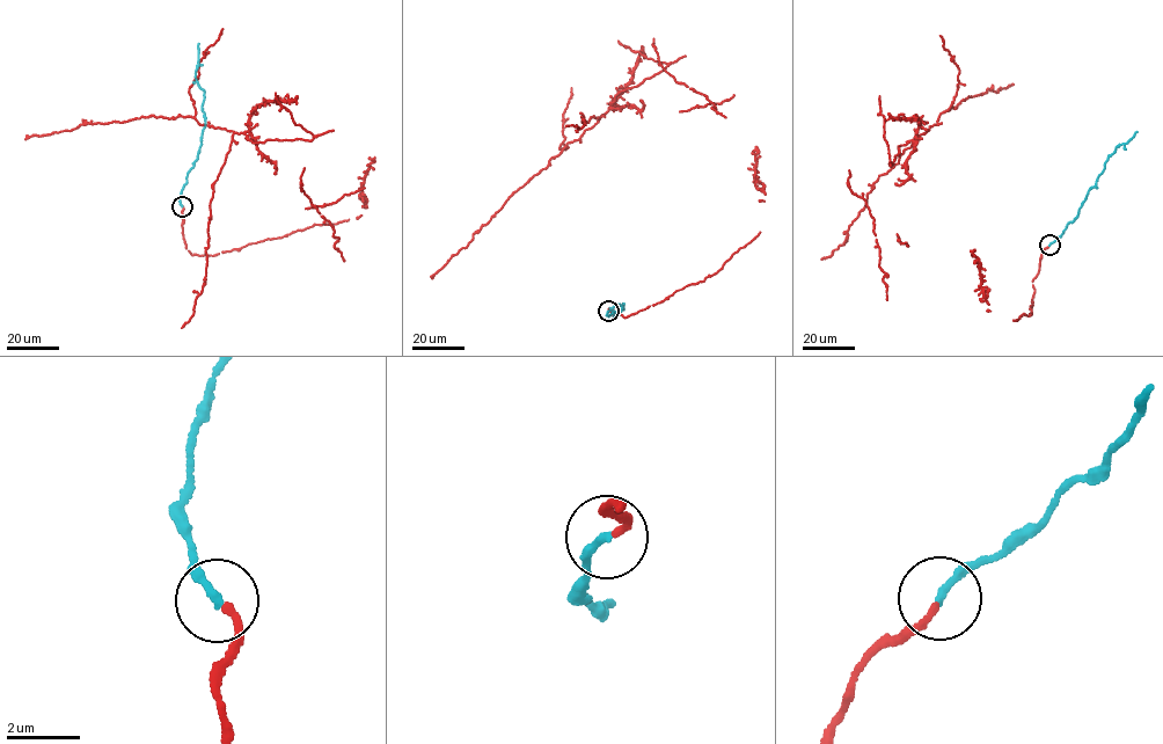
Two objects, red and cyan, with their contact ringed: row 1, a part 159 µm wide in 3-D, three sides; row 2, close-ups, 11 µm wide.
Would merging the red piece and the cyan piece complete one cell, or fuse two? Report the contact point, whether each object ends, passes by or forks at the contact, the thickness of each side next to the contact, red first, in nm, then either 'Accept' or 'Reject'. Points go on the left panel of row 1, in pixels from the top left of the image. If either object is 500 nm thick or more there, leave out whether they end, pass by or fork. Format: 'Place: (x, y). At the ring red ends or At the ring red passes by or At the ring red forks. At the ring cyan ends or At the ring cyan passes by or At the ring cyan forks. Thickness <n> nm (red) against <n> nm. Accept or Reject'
Place: (182, 206). At the ring red ends. At the ring cyan ends. Thickness 200 nm (red) against 220 nm. Accept

